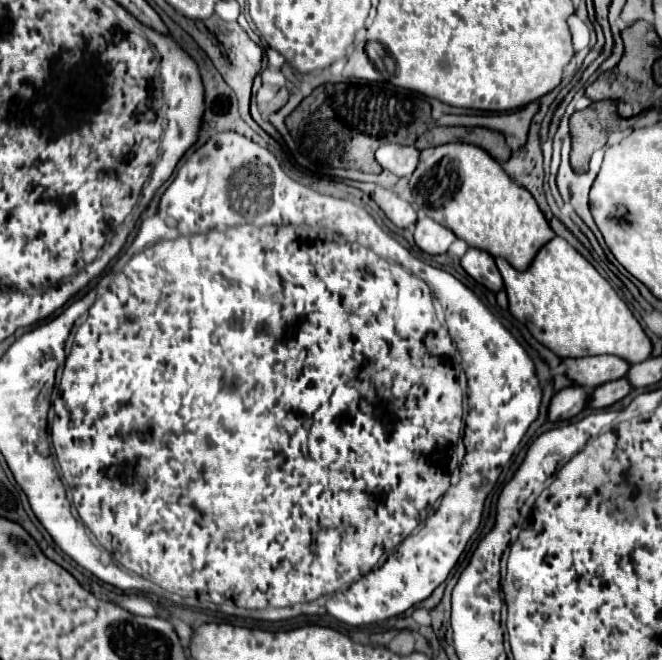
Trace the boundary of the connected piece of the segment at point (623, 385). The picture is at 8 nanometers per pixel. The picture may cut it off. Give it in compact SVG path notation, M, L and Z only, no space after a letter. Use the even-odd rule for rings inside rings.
M617 379L617 381L609 381L605 385L599 385L597 389L593 389L587 407L605 409L605 407L617 403L619 399L623 399L629 393L629 389L631 389L631 385L625 379Z

